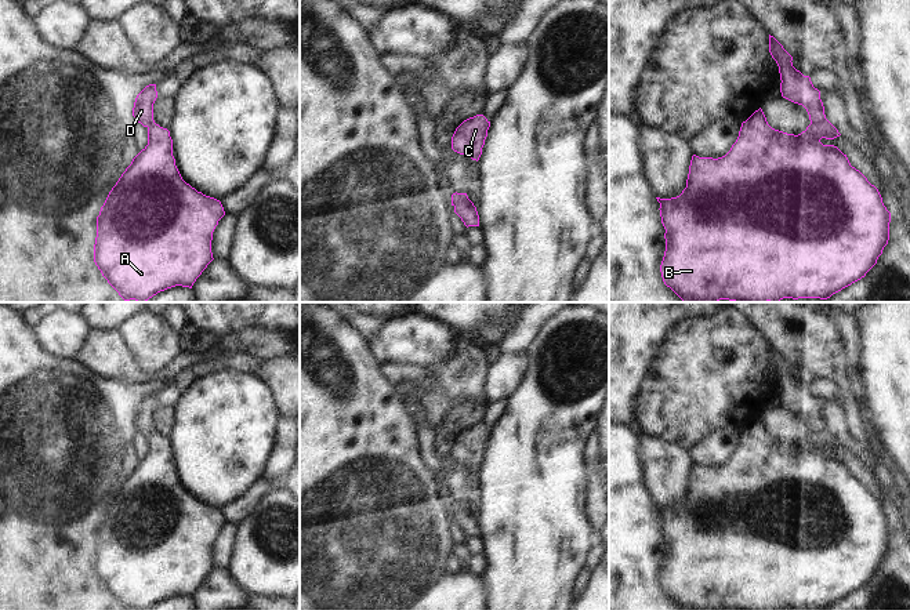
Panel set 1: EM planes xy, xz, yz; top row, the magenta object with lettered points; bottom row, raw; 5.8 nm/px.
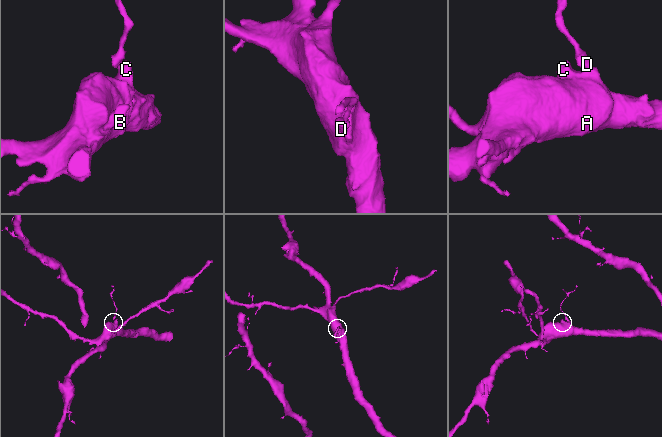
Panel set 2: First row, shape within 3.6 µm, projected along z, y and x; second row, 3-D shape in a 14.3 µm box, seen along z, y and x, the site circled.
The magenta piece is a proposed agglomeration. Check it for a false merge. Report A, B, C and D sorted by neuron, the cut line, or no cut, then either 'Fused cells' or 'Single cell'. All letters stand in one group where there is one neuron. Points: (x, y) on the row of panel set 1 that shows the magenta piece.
Groups: A B C D. No split. Single cell

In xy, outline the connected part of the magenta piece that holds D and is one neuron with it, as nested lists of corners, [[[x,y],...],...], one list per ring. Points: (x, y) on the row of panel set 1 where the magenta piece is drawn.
[[[156,84],[146,86],[137,95],[133,116],[148,128],[148,145],[122,174],[97,217],[94,262],[124,301],[146,302],[175,286],[192,288],[214,259],[213,232],[225,215],[220,200],[197,192],[182,179],[173,156],[170,131],[153,120],[156,98]]]

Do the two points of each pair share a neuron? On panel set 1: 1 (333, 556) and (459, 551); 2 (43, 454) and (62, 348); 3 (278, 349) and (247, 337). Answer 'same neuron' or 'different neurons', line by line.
1: different neurons
2: different neurons
3: same neuron

